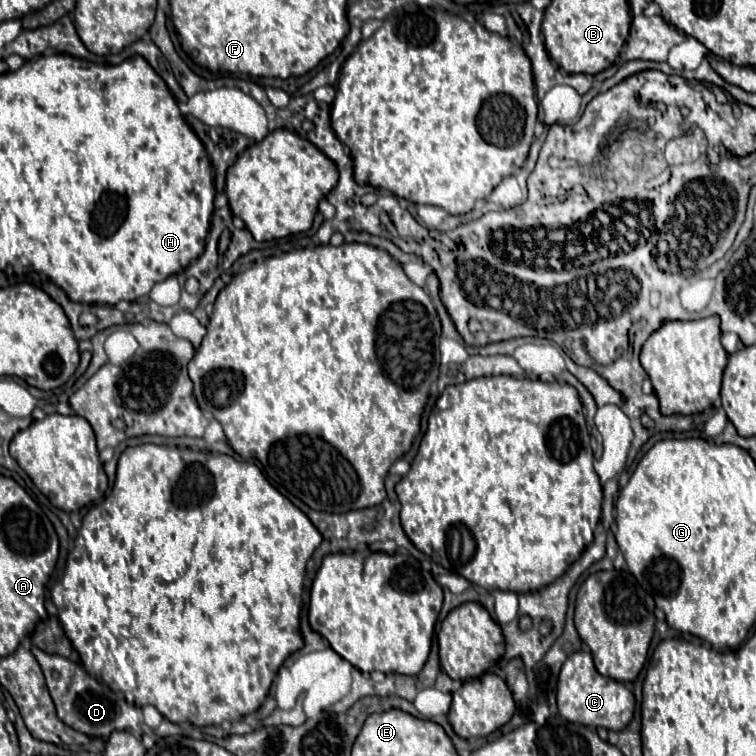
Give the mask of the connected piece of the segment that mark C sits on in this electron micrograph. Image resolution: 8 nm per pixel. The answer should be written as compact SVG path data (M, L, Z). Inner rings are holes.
M579 650L567 656L563 662L557 684L557 708L559 714L569 722L579 722L593 728L603 726L607 730L623 730L633 718L635 698L621 682L605 678L597 672L591 652Z

